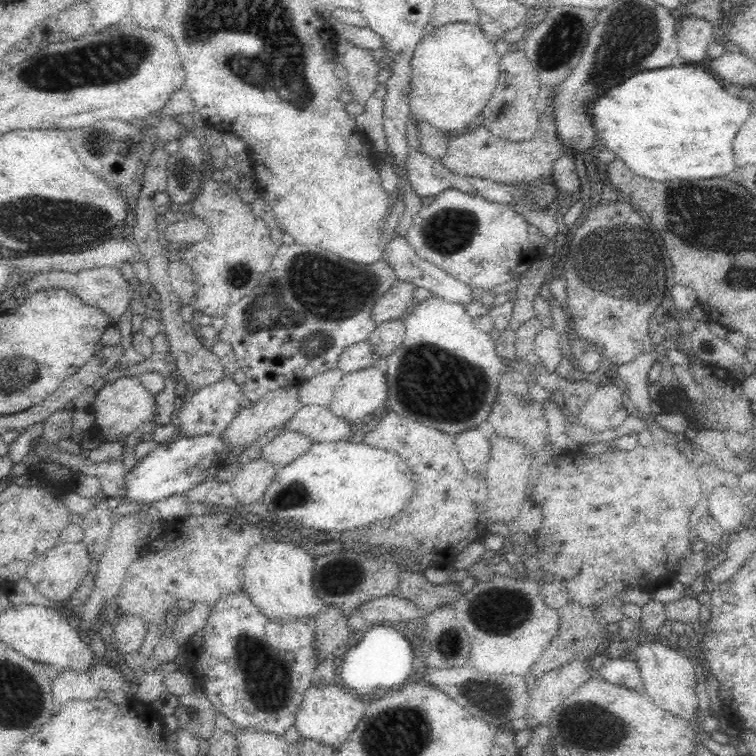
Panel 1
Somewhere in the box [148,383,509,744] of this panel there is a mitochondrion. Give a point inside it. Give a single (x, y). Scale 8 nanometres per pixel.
(267, 676)

